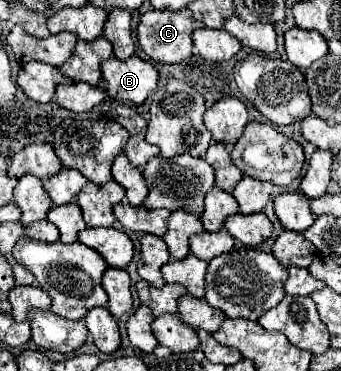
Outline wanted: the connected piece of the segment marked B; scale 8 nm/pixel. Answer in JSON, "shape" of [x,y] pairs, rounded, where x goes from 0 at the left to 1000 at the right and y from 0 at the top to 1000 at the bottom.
{"shape":[[[323,154],[299,170],[299,208],[311,218],[317,261],[346,278],[416,283],[440,245],[463,229],[463,186],[452,170],[411,154],[346,164]]]}

